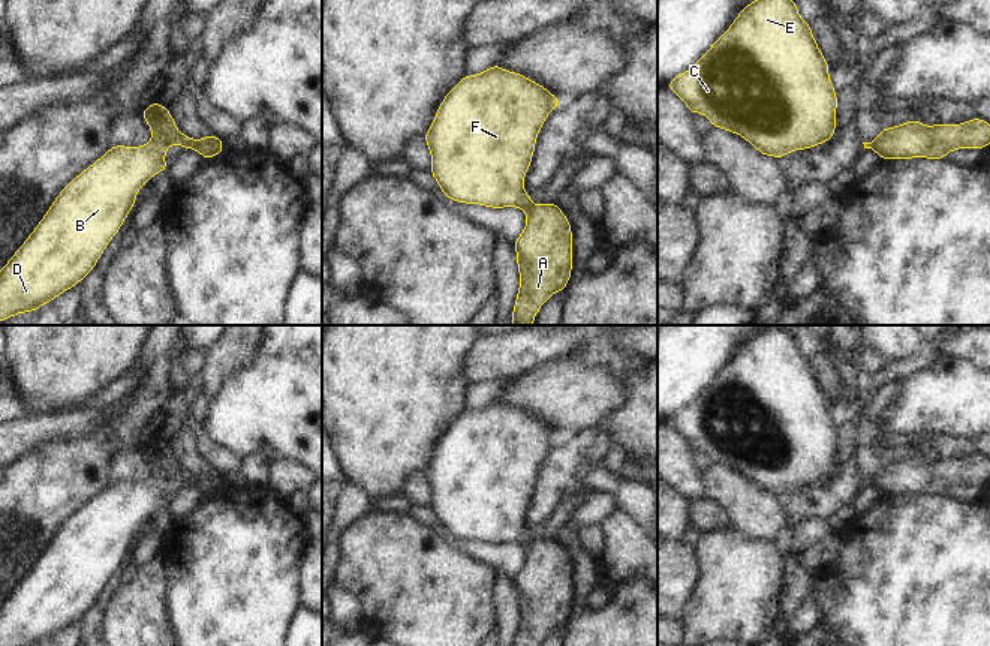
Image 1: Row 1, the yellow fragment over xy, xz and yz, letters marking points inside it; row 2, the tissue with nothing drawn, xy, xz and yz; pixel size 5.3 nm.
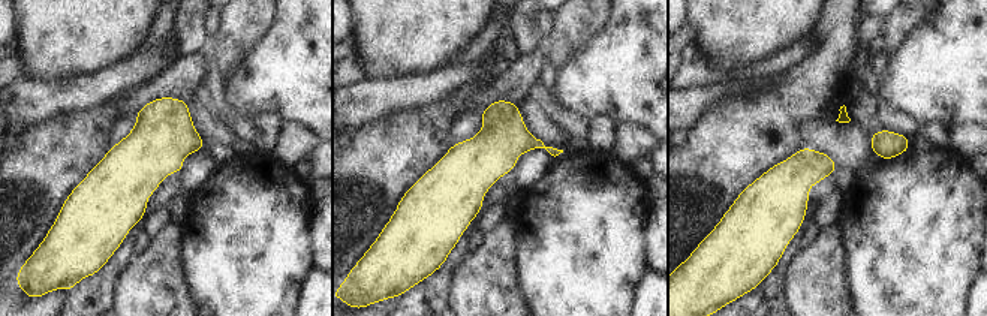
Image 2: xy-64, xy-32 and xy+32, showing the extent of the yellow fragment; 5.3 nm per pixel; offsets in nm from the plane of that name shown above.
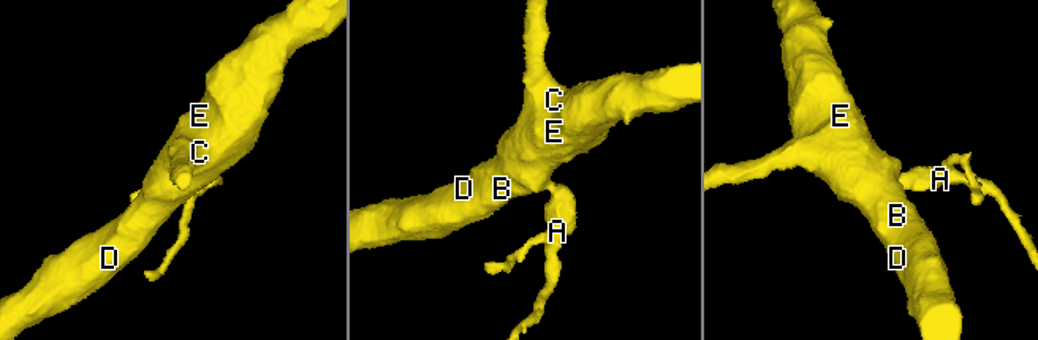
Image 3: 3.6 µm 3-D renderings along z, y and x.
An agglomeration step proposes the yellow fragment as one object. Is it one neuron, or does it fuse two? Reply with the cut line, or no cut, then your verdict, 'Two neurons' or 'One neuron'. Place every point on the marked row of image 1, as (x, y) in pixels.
Split along xy (195, 140), (192, 147). Two neurons.

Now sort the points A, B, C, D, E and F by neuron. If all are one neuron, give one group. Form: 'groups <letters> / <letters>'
groups A / B C D E F

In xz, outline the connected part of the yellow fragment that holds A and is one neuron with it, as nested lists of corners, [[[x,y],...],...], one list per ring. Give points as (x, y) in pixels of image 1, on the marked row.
[[[542,202],[524,210],[527,219],[523,232],[512,243],[517,253],[517,268],[520,276],[518,294],[512,307],[512,325],[533,325],[542,304],[554,294],[563,292],[572,274],[572,226],[566,214],[556,202]]]

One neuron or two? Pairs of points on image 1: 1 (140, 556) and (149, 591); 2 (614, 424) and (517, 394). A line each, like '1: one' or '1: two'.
1: two
2: two

